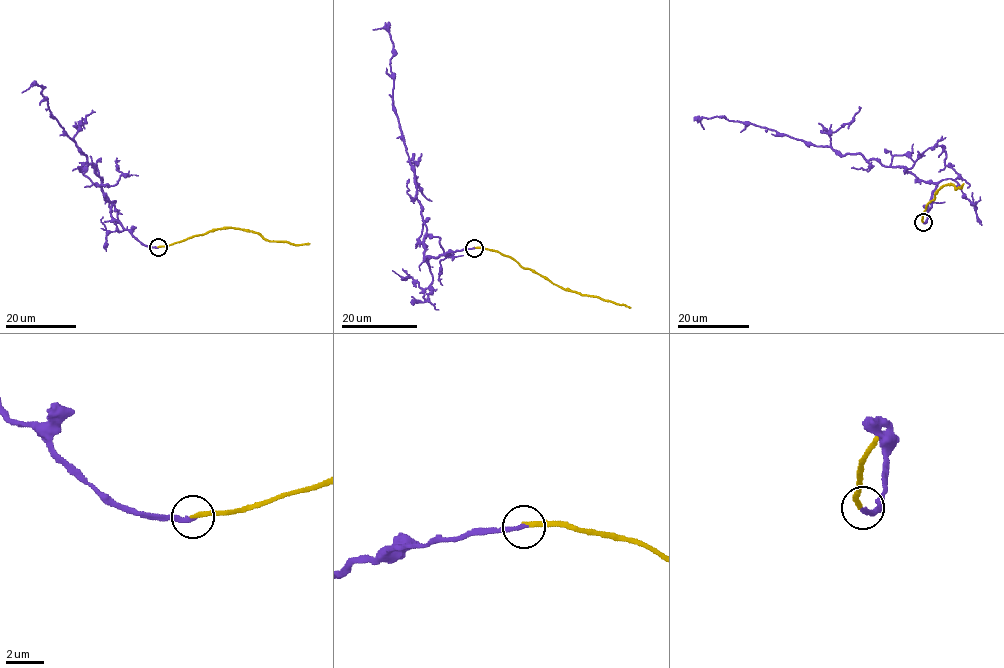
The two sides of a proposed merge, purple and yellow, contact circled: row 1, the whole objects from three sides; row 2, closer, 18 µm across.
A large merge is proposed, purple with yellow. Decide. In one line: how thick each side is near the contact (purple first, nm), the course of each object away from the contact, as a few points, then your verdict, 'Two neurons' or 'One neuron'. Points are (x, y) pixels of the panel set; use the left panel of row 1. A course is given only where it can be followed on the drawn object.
Thickness 240 nm (purple) against 240 nm. Course of purple: (158, 247), (141, 244), (115, 220), (103, 180), (53, 117), (41, 86), (35, 83), (22, 92). Course of yellow: (158, 247), (225, 227), (258, 233), (269, 241), (310, 244). One neuron

